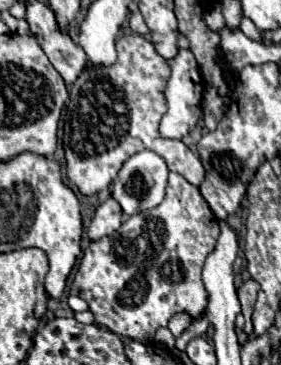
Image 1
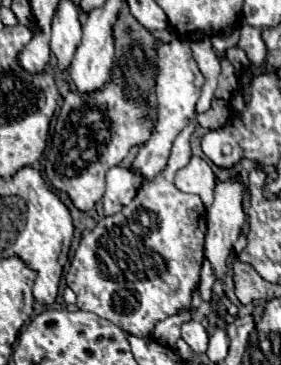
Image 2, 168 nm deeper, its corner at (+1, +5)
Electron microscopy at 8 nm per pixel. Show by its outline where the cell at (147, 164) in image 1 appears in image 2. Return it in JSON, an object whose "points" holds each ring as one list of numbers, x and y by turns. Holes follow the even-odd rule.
{"points":[[174,39,172,43,158,43,158,77,156,77,156,99,158,99,158,125,146,145,140,147,138,155,132,161,132,171,142,177,142,181,152,181,170,157,170,147,176,135,194,119,194,107,204,85,204,75,198,69,198,63,192,57,192,51,186,41]]}

